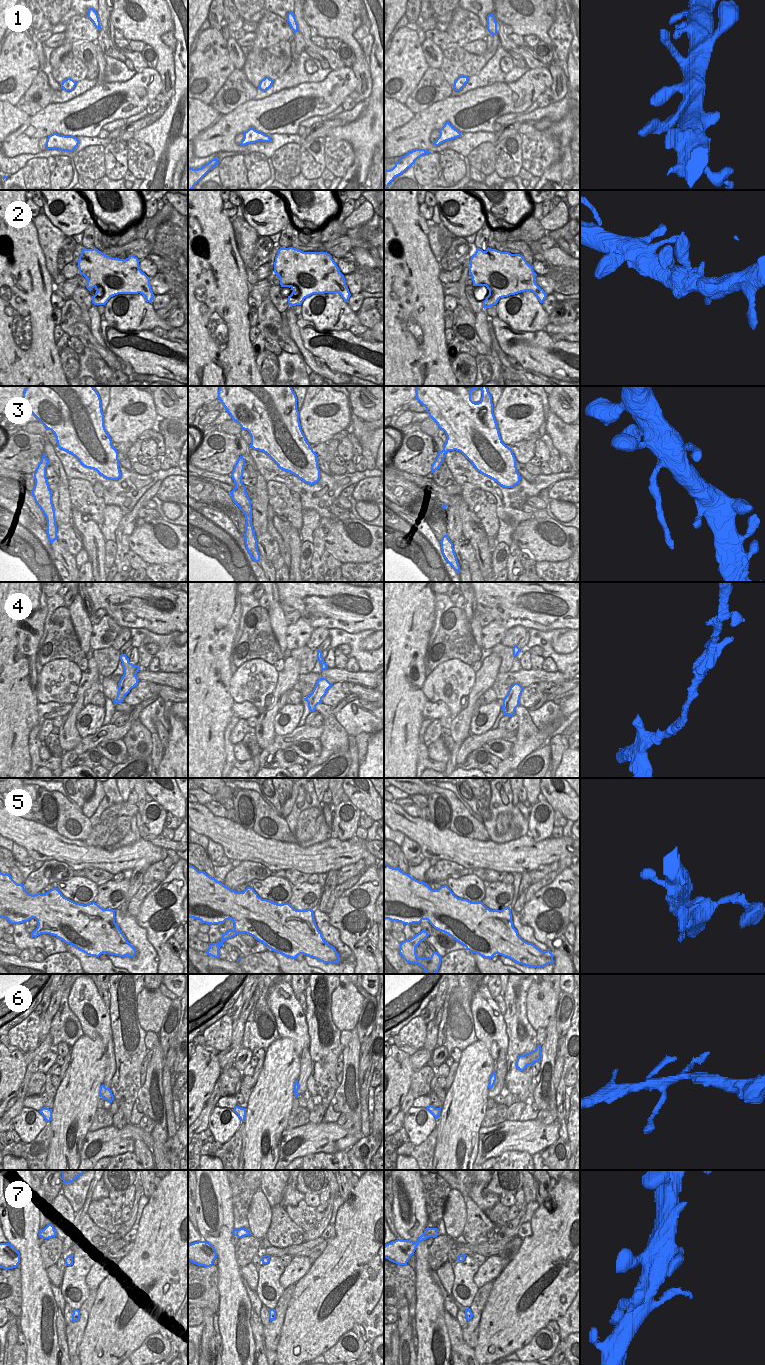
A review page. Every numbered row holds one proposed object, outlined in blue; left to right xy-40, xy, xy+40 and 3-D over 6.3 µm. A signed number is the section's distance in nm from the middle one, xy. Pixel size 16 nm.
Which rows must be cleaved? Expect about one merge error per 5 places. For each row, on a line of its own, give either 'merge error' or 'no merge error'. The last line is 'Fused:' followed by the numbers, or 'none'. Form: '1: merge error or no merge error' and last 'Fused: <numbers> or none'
1: no merge error
2: no merge error
3: merge error
4: no merge error
5: no merge error
6: no merge error
7: no merge error
Fused: 3

